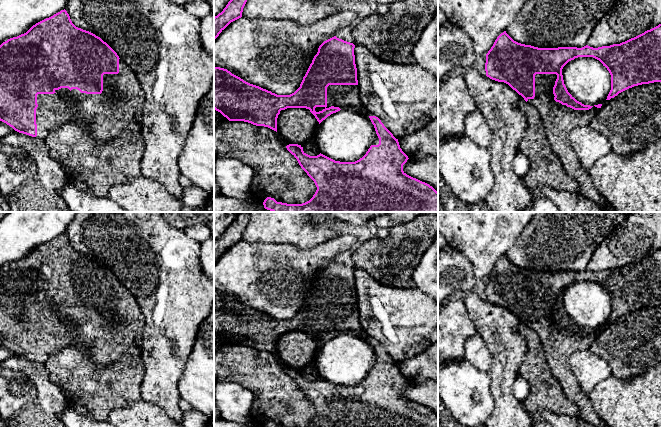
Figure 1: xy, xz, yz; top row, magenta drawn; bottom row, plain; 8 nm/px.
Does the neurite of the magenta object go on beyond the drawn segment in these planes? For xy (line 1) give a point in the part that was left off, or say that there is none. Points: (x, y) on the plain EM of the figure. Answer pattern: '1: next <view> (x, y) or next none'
1: next xy (119, 331)

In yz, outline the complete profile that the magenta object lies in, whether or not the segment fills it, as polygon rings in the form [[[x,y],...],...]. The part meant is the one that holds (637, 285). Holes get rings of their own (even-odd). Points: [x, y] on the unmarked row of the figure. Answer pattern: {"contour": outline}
{"contour": [[[661,248],[620,268],[593,272],[577,271],[538,272],[514,265],[504,255],[486,278],[486,300],[508,308],[533,329],[540,338],[551,372],[558,380],[566,398],[579,409],[580,417],[595,427],[607,427],[595,412],[590,396],[584,394],[575,378],[569,359],[574,352],[589,349],[602,328],[590,330],[577,325],[567,314],[563,291],[578,281],[593,281],[607,292],[611,299],[611,314],[606,324],[634,310],[661,306]]]}

